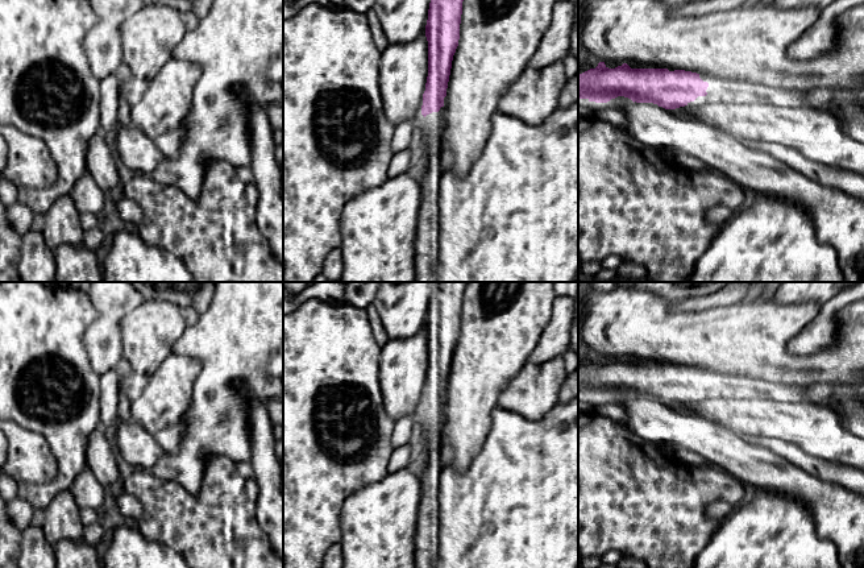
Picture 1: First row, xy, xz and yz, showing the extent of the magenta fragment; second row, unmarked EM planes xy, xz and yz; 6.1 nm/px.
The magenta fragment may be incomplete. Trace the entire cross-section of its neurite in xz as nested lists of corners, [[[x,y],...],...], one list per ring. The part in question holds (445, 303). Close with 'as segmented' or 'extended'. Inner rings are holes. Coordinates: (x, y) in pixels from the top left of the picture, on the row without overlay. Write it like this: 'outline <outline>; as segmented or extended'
outline [[[431,282],[425,320],[428,372],[421,399],[414,412],[420,452],[428,455],[445,427],[446,383],[458,341],[462,297],[466,282]]]; extended

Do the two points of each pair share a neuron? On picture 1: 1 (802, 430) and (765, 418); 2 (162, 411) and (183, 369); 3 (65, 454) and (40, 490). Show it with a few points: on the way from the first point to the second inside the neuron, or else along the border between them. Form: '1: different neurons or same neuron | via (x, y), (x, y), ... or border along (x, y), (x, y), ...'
1: same neuron | via (793, 422), (775, 418)
2: same neuron | via (163, 401), (174, 380)
3: same neuron | via (65, 465), (65, 475), (52, 488)

